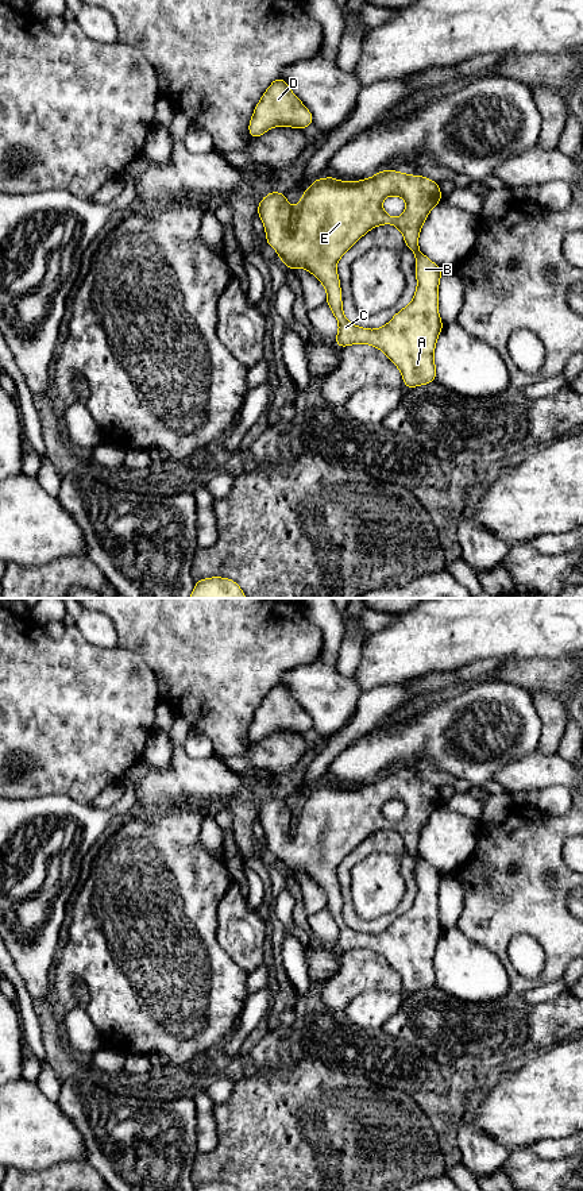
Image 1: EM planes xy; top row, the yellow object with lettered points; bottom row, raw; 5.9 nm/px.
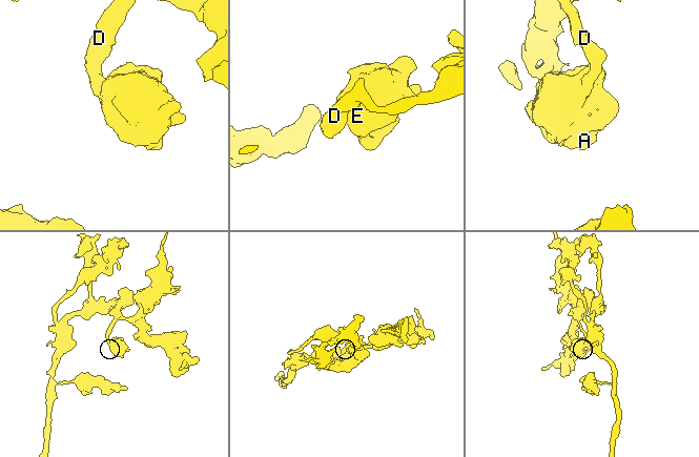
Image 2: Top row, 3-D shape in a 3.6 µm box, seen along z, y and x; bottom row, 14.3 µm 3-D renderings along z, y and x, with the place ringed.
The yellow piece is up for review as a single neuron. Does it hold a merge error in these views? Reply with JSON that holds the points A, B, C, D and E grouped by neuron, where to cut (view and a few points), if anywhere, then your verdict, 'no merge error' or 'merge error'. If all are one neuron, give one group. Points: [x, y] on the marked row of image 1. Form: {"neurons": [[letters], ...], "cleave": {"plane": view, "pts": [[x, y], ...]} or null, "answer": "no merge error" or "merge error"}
{"neurons": [["A", "B", "C", "D", "E"]], "cleave": null, "answer": "no merge error"}

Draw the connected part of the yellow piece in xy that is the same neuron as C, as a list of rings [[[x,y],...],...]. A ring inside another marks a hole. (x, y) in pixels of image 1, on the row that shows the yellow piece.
[[[382,170],[374,177],[355,182],[339,181],[333,177],[318,178],[302,193],[296,208],[287,203],[285,193],[278,192],[270,192],[258,204],[258,215],[266,231],[266,243],[277,251],[286,267],[294,271],[298,267],[306,269],[327,289],[327,304],[339,321],[335,343],[339,347],[364,343],[379,348],[399,369],[406,388],[436,381],[433,352],[444,324],[437,305],[443,270],[420,251],[418,235],[429,212],[441,197],[439,184],[428,177]],[[387,196],[398,196],[406,201],[406,209],[399,217],[391,217],[383,211],[382,201]],[[382,224],[395,226],[402,232],[406,247],[414,253],[417,289],[412,302],[397,312],[386,325],[367,329],[354,325],[343,315],[341,286],[336,265],[364,234]]]

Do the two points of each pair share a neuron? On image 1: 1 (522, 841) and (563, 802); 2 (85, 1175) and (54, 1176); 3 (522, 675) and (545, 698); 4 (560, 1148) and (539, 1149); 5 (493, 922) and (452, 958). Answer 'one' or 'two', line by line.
1: two
2: one
3: two
4: one
5: two

